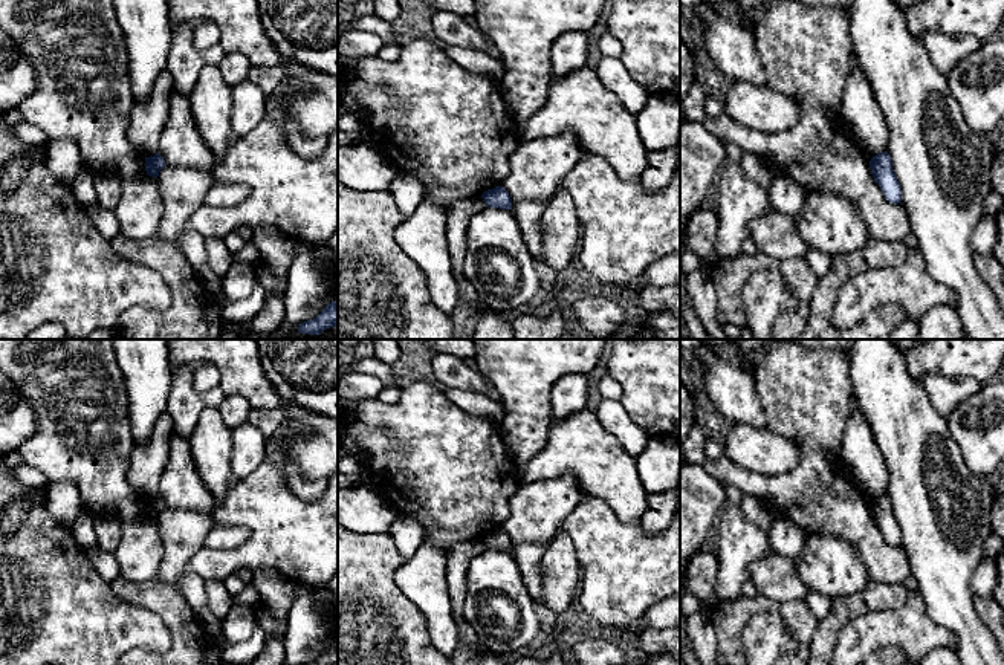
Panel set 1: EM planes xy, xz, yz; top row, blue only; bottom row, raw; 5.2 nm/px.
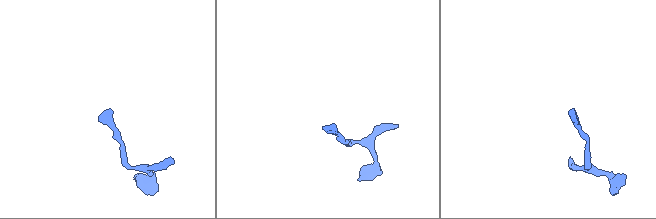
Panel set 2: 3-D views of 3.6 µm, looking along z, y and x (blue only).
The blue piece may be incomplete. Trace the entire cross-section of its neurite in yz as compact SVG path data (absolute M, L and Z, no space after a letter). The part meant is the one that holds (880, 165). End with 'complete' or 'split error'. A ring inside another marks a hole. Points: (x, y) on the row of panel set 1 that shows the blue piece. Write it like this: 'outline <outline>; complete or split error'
outline M882 151L870 161L871 174L889 203L902 203L902 187L892 170L888 151Z; complete

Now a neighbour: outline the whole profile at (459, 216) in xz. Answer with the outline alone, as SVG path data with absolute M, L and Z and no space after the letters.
M481 196L458 200L446 211L446 242L451 255L451 269L465 277L463 264L468 249L468 225L471 219L486 208Z

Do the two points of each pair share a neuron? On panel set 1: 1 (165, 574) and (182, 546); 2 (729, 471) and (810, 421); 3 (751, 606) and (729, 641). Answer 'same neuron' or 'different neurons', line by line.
1: same neuron
2: same neuron
3: same neuron

